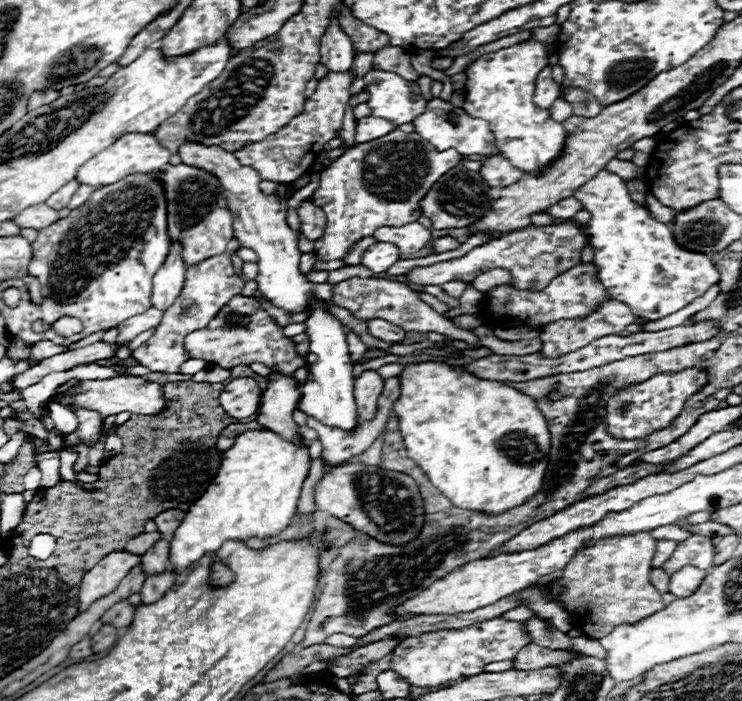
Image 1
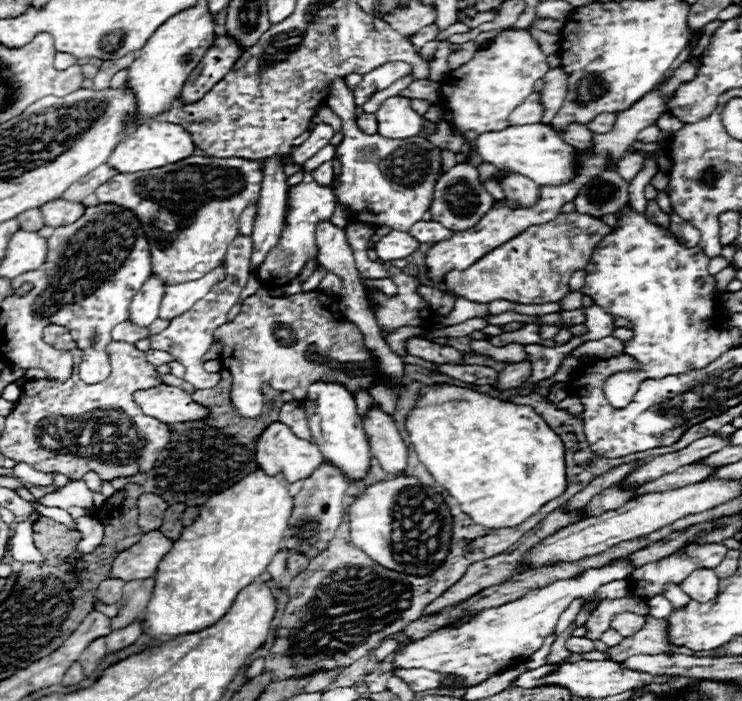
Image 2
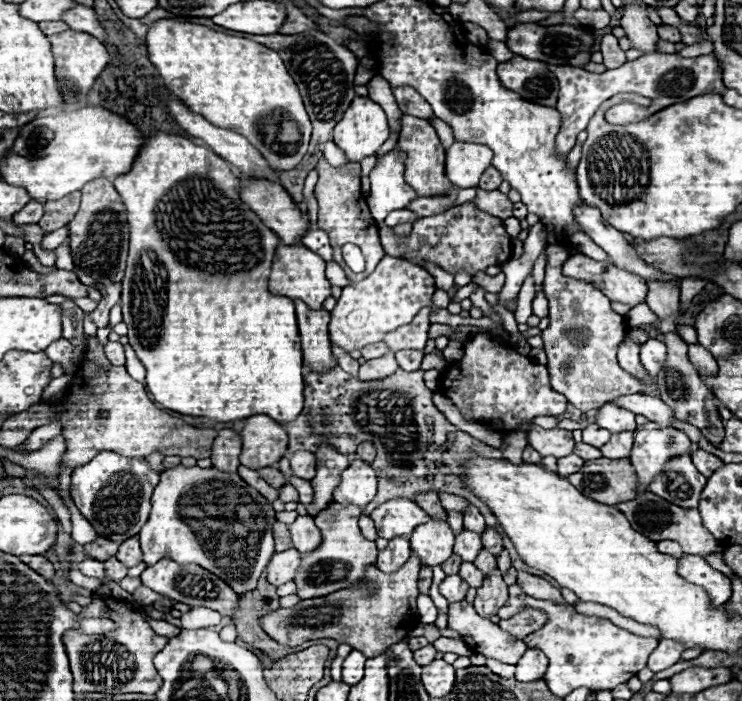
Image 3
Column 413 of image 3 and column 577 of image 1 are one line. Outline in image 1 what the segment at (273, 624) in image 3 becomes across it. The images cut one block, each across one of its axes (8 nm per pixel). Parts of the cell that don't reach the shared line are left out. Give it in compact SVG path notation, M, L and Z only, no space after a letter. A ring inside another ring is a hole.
M638 532L638 534L630 534L630 536L612 536L612 538L604 538L598 544L592 544L588 548L584 548L582 552L578 552L578 556L574 556L568 564L568 568L564 568L562 572L562 594L558 598L560 606L568 612L568 616L572 618L574 626L588 638L602 638L606 636L612 628L620 626L620 624L634 624L658 610L664 608L662 596L654 590L654 586L648 582L648 572L652 554L656 552L656 540L648 534L648 532Z

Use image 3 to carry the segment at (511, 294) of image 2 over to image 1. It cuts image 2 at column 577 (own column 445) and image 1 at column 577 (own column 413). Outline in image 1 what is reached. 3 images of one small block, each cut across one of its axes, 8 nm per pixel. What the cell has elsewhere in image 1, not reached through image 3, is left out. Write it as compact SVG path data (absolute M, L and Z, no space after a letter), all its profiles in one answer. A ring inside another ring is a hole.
M552 224L552 226L538 226L538 228L524 228L510 232L502 238L496 238L484 246L478 246L470 250L462 258L454 258L448 262L438 262L432 266L418 266L406 274L408 284L436 284L442 286L450 280L462 280L472 282L480 272L486 272L490 268L506 268L512 274L512 286L520 290L542 290L546 284L550 284L552 278L566 272L574 264L580 262L580 252L586 244L584 232L578 230L574 224Z

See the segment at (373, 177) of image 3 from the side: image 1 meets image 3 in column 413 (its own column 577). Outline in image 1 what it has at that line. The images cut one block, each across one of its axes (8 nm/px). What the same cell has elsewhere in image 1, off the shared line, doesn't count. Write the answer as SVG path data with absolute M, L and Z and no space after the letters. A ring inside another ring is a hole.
M602 172L572 194L592 214L586 230L594 248L600 280L614 300L628 304L638 316L658 320L670 316L718 282L718 270L708 256L678 248L666 224L652 218L648 208L636 204L620 176Z

